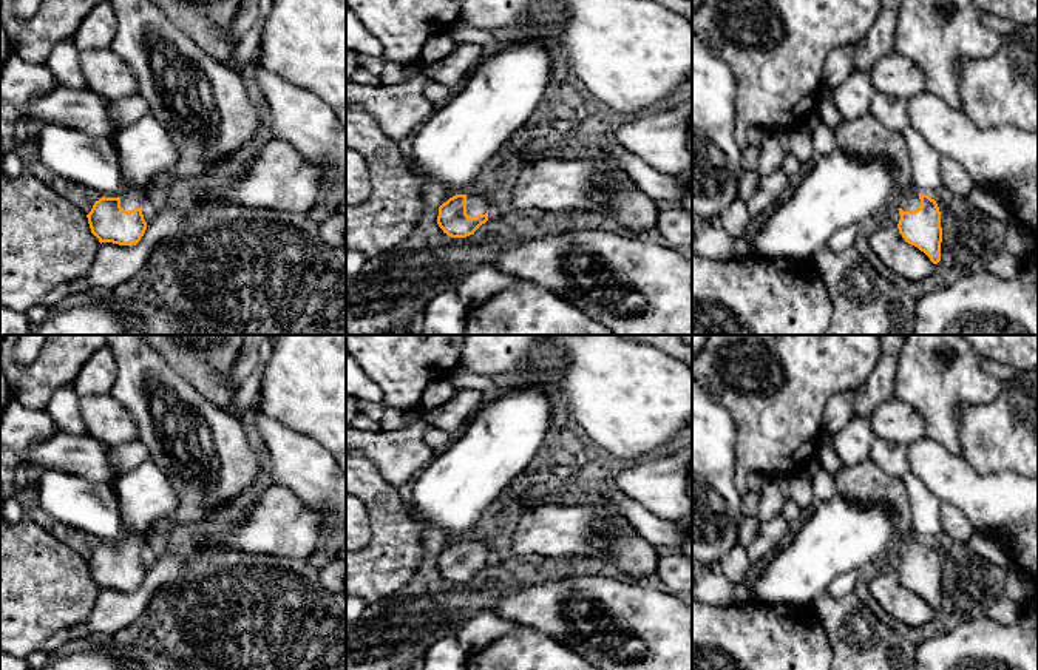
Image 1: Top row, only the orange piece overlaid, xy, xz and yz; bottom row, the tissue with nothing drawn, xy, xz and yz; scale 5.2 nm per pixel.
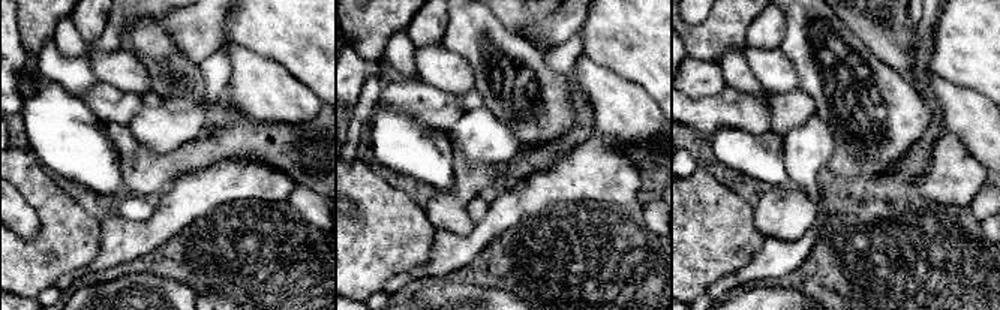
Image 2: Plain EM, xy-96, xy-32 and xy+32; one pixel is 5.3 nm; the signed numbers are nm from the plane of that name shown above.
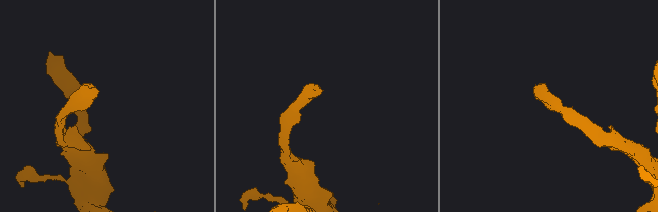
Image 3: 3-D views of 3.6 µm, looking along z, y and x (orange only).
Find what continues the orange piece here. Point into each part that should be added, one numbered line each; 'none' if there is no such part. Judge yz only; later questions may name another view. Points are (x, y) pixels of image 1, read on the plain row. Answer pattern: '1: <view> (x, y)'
1: yz (867, 483)

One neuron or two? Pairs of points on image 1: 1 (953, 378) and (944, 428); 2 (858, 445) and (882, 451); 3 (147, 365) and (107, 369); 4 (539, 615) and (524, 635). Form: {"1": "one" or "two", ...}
{"1": "one", "2": "two", "3": "two", "4": "two"}

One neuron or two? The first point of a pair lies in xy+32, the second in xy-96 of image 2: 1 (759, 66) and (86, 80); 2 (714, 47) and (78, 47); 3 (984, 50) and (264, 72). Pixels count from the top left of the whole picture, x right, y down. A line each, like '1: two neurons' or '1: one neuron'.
1: two neurons
2: two neurons
3: two neurons

